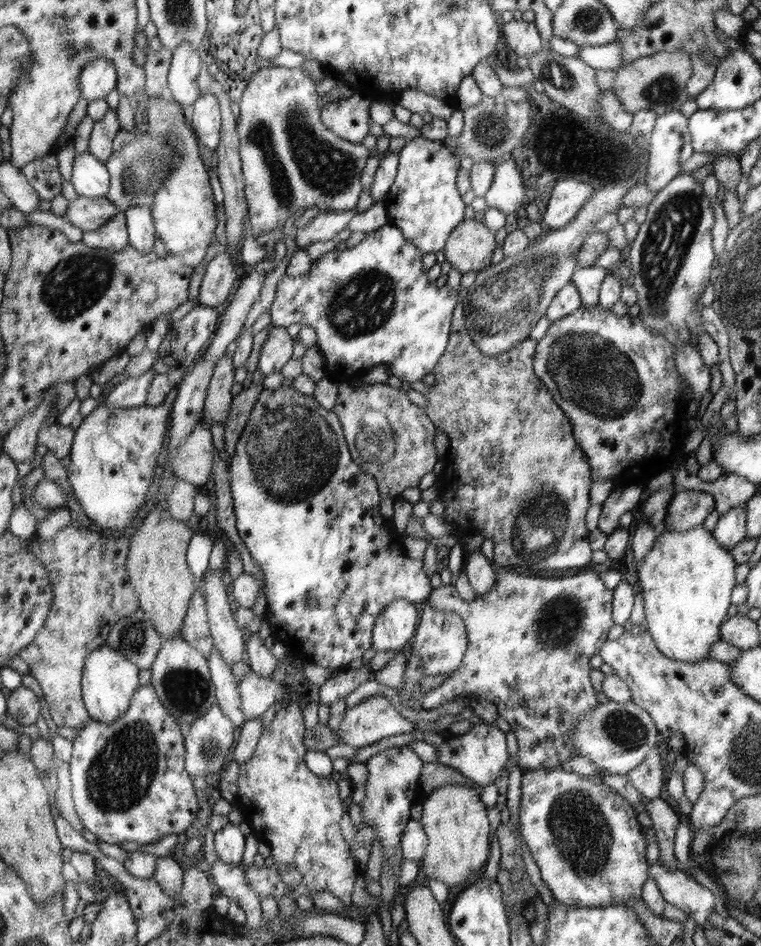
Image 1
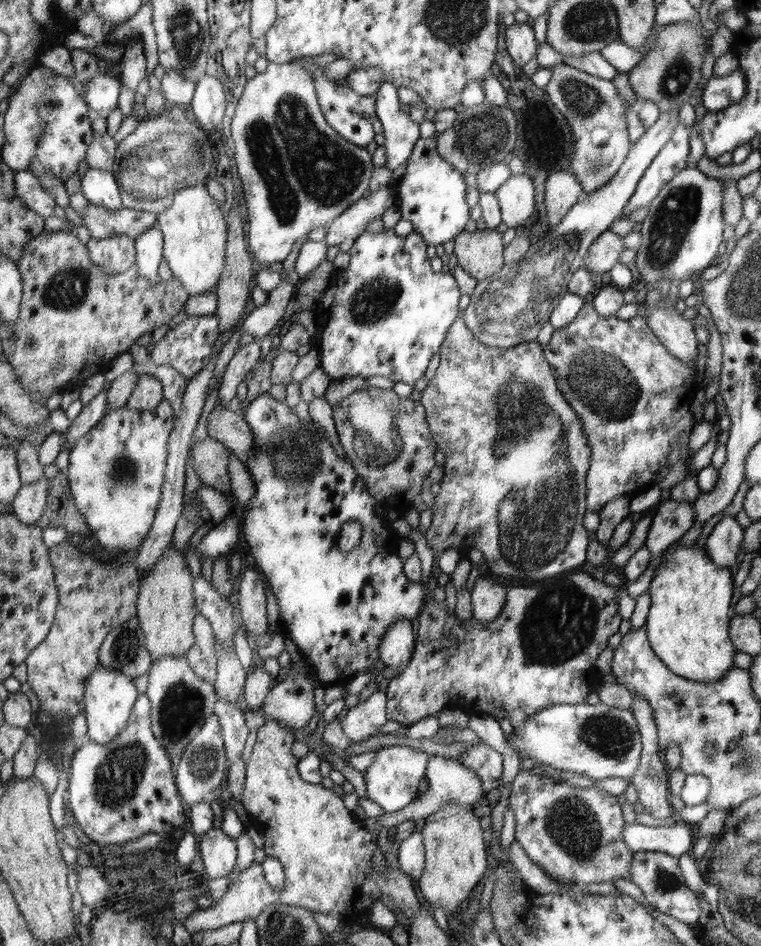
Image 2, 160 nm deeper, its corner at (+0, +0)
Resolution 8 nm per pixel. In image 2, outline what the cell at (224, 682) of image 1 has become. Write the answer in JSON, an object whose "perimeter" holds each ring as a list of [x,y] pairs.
{"perimeter":[[[217,698],[214,714],[221,725],[226,761],[229,767],[232,767],[238,757],[243,754],[250,728],[246,726],[245,715],[240,707],[233,702],[227,702],[225,698]]]}

